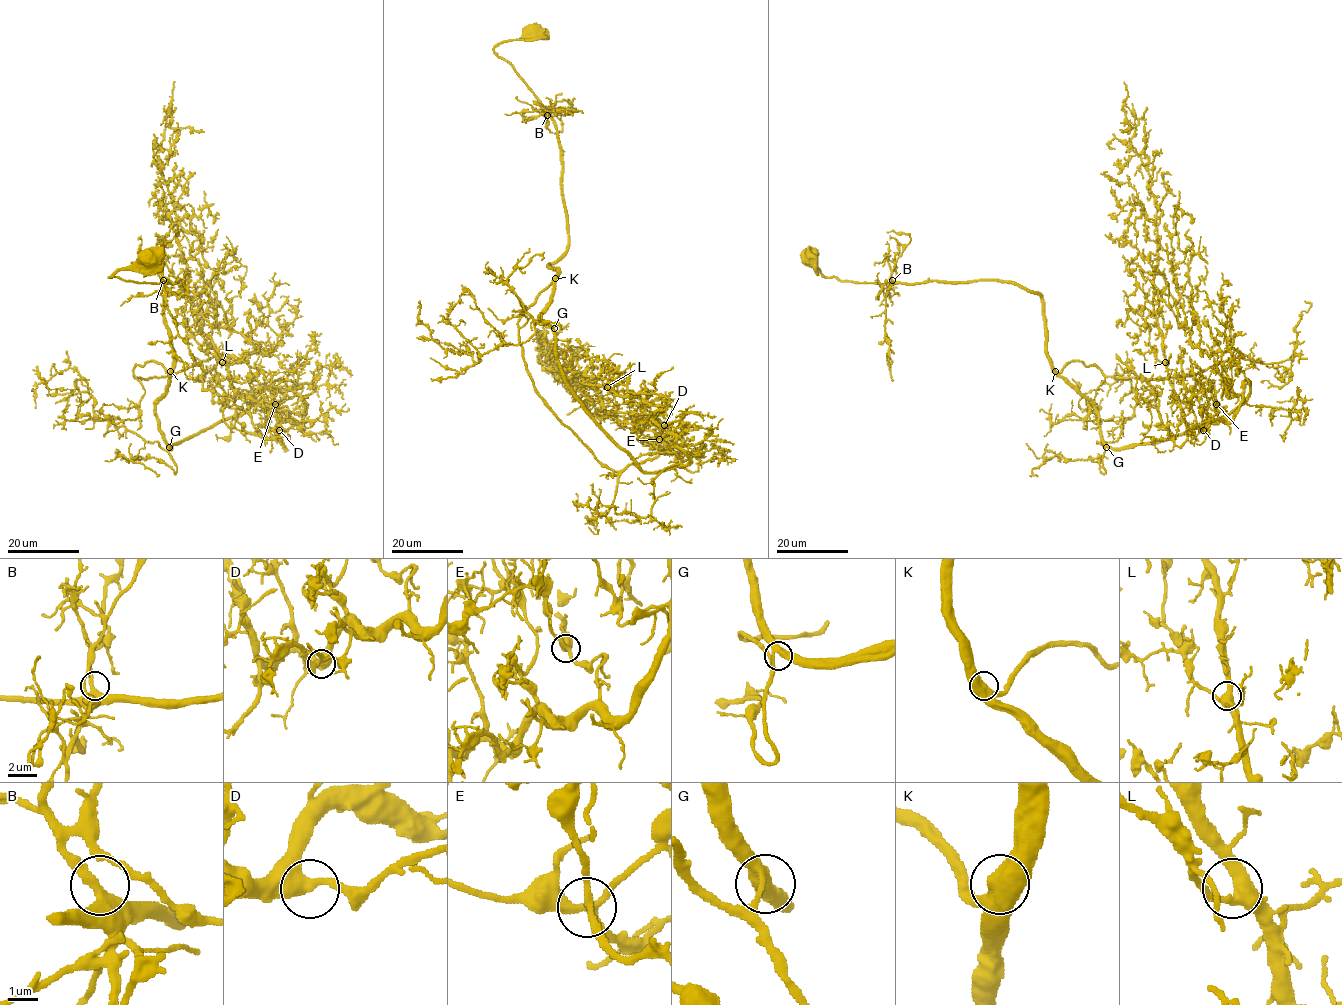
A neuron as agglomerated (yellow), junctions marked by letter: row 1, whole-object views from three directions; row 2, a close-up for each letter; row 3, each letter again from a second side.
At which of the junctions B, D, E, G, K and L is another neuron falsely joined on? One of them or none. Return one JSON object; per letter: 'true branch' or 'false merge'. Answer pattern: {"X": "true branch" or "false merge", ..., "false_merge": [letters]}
{"B": "true branch", "D": "true branch", "E": "true branch", "G": "true branch", "K": "true branch", "L": "true branch", "false_merge": []}

